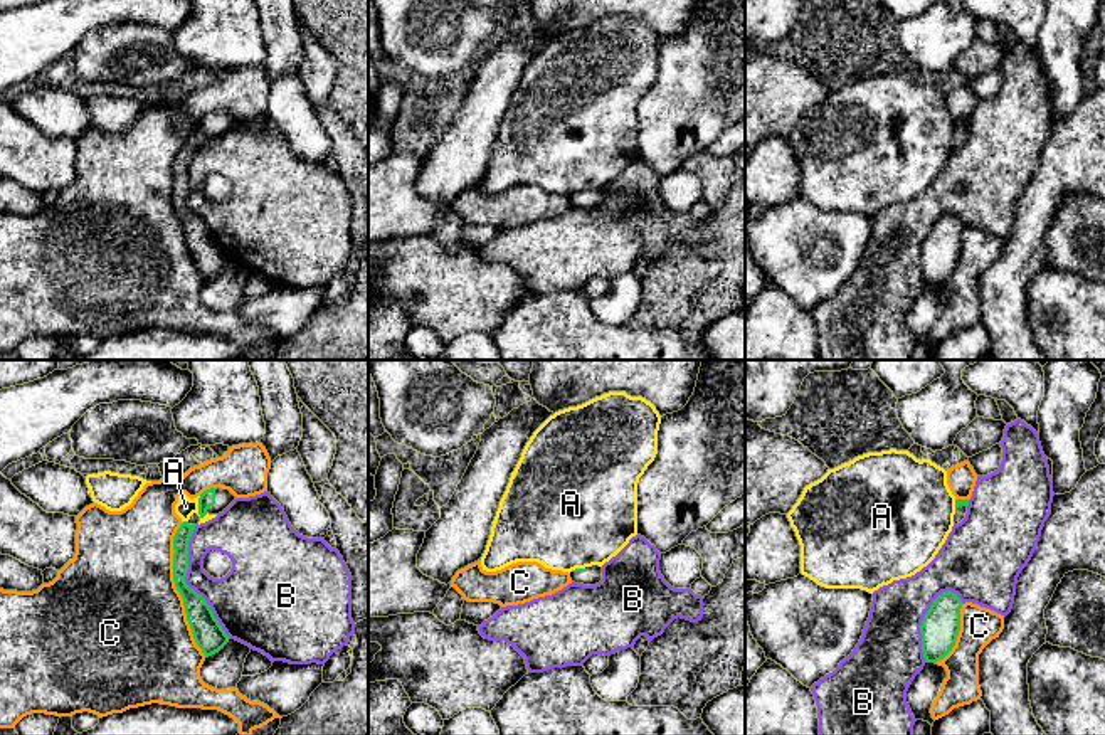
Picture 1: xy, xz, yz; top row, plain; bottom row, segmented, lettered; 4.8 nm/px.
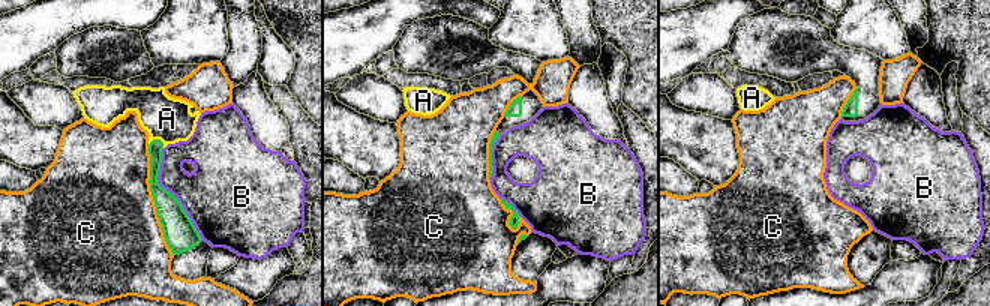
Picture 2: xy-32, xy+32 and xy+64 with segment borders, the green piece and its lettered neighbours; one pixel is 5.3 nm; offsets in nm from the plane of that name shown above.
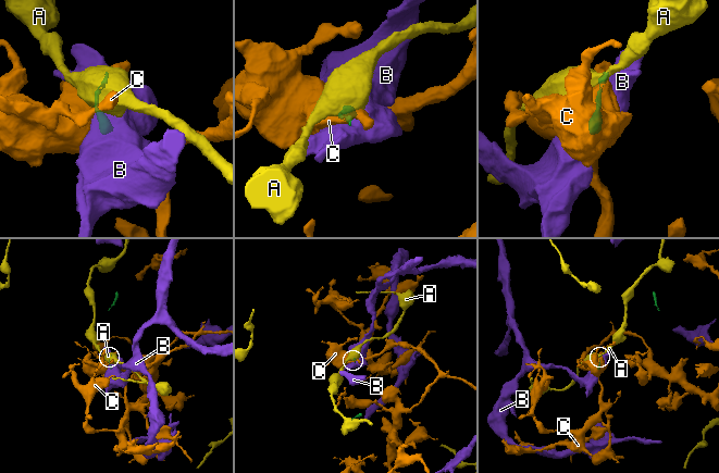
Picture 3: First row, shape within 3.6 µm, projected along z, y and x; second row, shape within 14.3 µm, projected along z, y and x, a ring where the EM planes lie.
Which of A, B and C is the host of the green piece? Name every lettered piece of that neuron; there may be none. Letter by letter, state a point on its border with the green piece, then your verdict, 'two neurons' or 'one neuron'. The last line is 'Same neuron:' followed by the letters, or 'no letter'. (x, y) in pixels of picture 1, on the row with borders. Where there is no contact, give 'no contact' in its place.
A: meets green in xy at (199, 508); two neurons
B: meets green in xy at (185, 582); two neurons
C: meets green in xy at (177, 589); two neurons
Same neuron: no letter

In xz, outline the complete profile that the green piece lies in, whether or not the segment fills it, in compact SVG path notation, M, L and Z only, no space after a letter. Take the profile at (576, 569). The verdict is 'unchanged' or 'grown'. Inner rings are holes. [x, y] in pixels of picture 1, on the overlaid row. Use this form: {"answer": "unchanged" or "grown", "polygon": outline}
{"answer": "grown", "polygon": "M592 565L585 568L575 568L570 572L570 579L575 584L595 585L602 580L602 567Z"}

